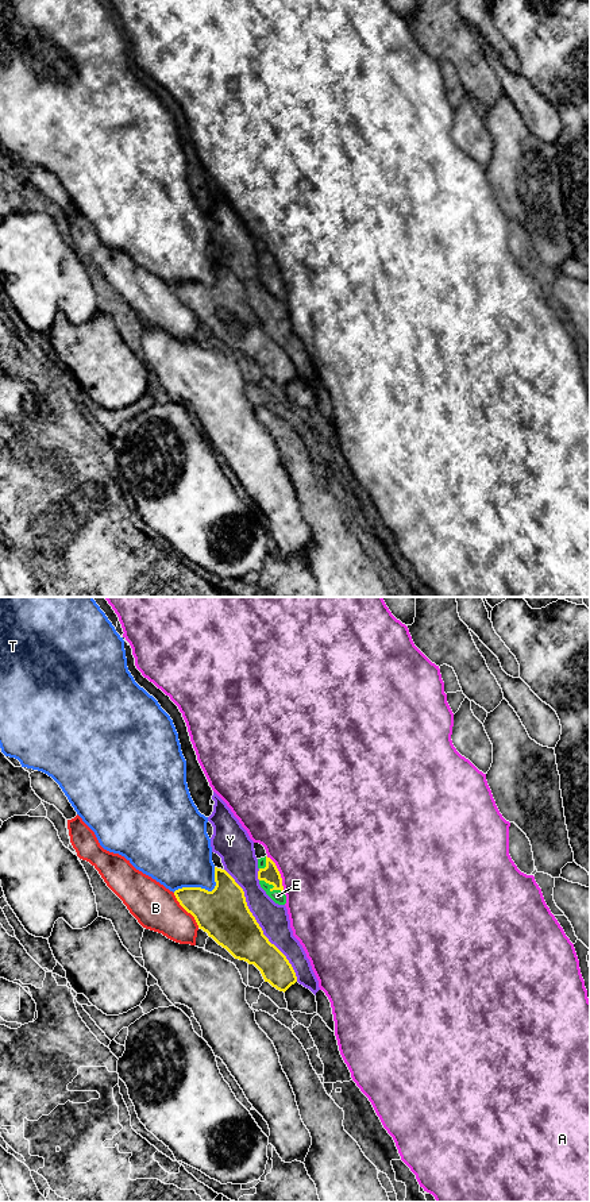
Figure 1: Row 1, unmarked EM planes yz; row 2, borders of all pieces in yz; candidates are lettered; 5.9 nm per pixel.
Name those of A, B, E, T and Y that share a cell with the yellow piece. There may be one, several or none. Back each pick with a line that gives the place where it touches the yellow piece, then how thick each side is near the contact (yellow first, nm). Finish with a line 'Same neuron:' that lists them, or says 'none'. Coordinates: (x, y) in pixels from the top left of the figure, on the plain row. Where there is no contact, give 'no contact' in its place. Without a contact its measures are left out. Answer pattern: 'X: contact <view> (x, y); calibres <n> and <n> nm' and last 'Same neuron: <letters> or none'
E: contact yz (273, 280); calibres 110 and 80 nm
Same neuron: E

